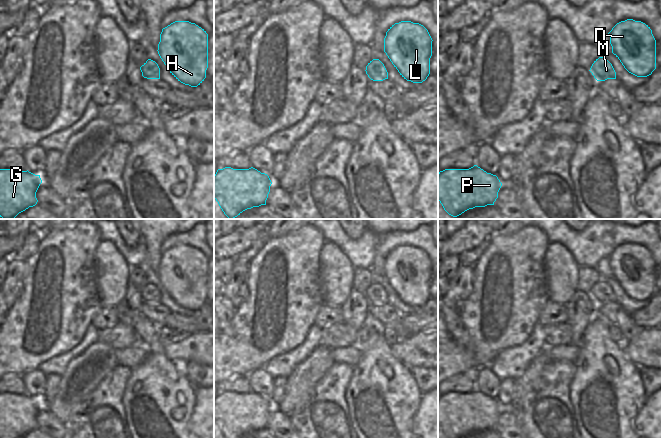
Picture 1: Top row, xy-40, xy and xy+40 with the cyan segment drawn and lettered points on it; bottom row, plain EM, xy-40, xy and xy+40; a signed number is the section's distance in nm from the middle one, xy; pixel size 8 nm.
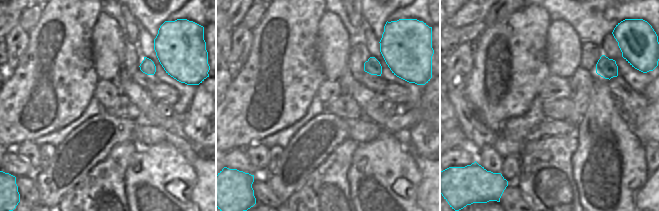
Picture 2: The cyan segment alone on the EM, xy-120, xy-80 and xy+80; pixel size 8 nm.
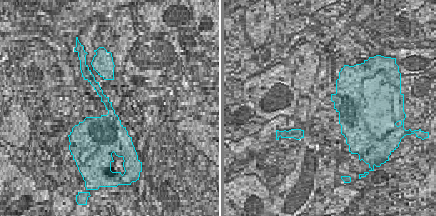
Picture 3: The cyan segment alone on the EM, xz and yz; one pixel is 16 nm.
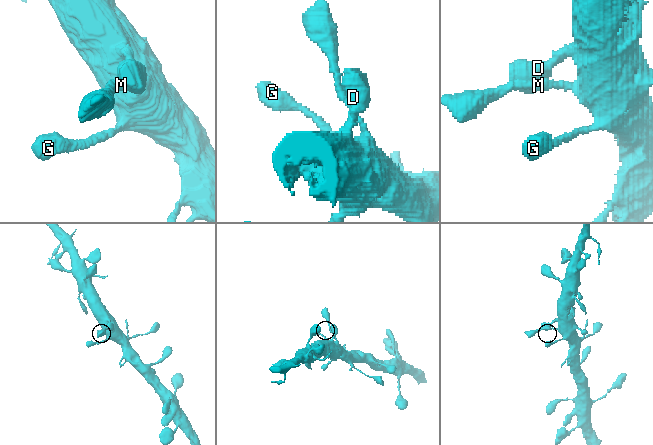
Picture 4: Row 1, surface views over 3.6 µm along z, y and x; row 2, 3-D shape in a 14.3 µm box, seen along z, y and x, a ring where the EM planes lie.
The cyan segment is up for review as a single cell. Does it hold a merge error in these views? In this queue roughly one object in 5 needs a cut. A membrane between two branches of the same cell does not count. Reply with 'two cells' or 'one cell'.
one cell

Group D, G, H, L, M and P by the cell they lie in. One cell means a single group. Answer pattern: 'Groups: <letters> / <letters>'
Groups: D G H L M P.

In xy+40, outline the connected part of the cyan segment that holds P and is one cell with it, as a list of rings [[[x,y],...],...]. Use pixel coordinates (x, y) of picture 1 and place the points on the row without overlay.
[[[477,389],[469,393],[445,393],[438,397],[438,424],[448,438],[462,438],[475,431],[494,429],[502,407]]]

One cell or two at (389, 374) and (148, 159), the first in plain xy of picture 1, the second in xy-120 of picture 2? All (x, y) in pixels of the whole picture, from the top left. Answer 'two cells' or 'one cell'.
one cell

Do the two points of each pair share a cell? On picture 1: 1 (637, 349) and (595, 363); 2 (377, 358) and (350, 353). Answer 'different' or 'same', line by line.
1: different
2: different

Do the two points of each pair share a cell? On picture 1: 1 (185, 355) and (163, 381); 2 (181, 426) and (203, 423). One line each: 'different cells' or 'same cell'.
1: different cells
2: different cells

